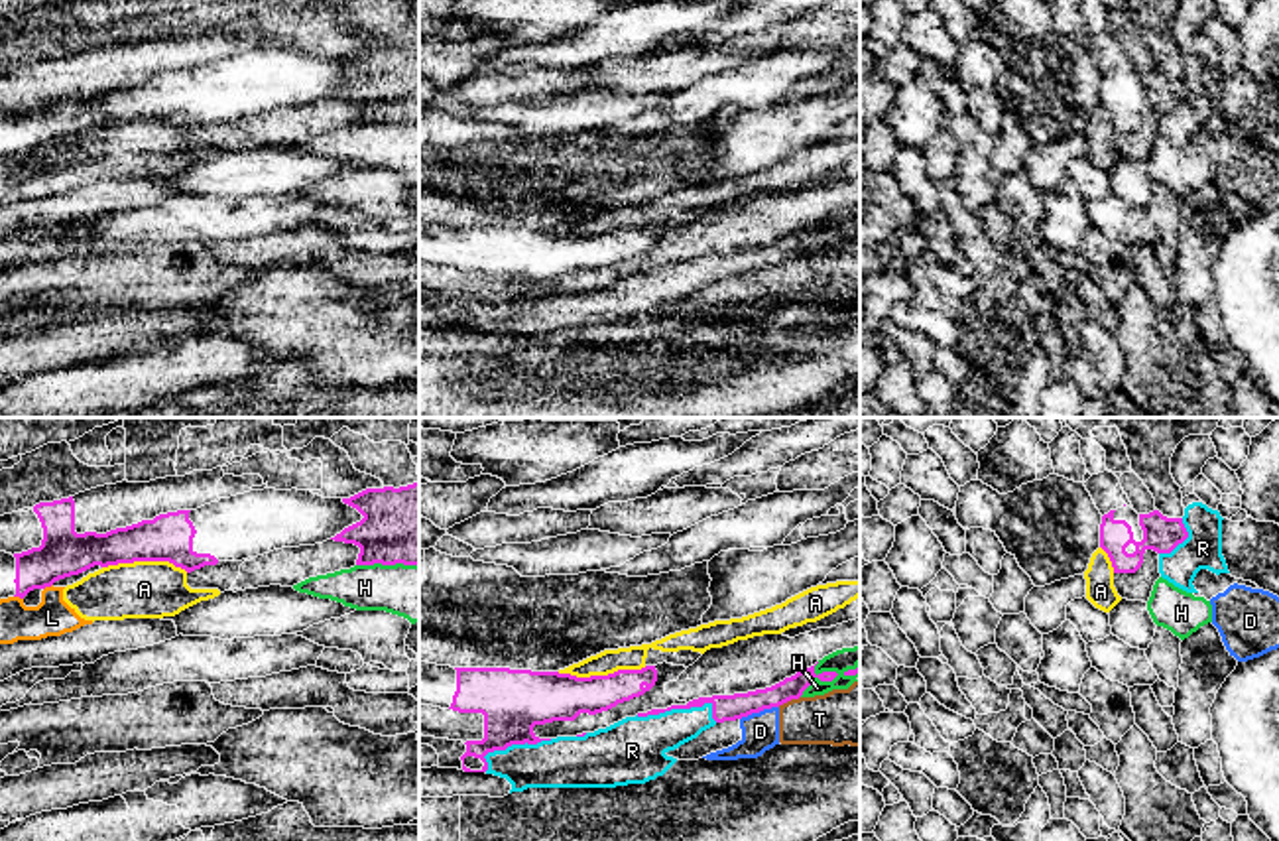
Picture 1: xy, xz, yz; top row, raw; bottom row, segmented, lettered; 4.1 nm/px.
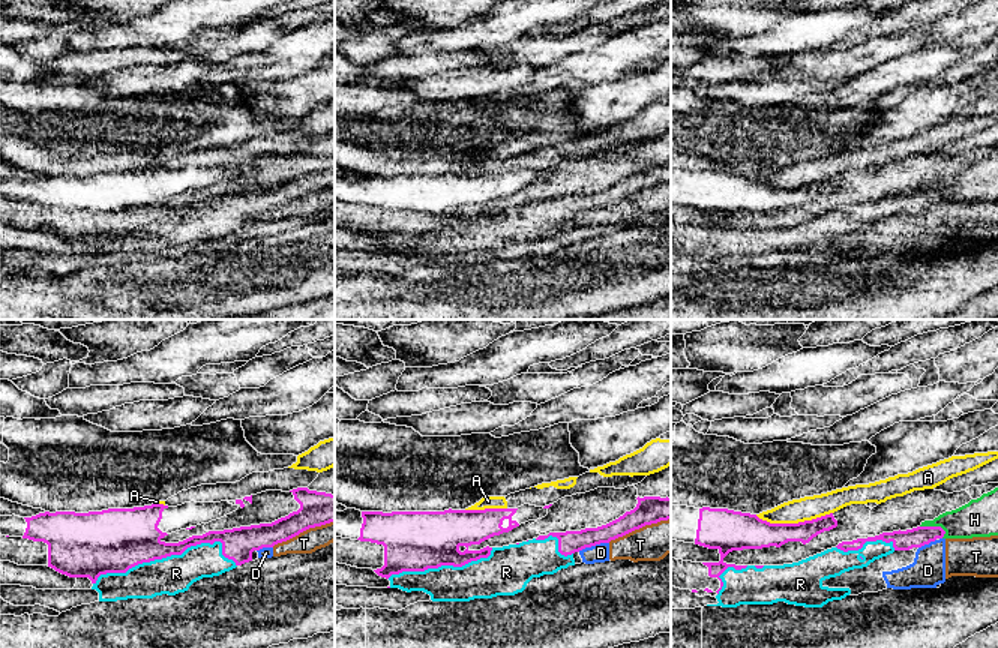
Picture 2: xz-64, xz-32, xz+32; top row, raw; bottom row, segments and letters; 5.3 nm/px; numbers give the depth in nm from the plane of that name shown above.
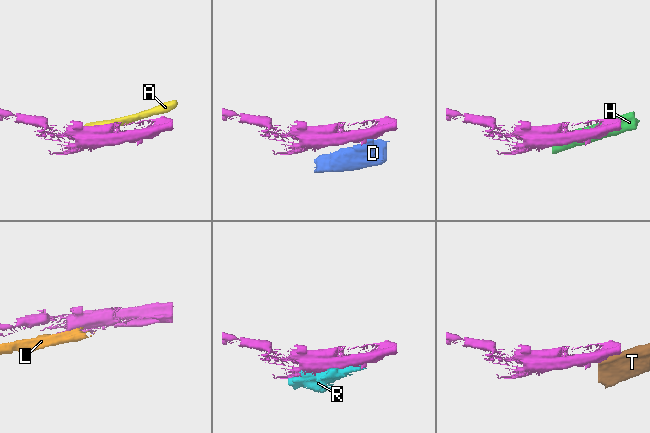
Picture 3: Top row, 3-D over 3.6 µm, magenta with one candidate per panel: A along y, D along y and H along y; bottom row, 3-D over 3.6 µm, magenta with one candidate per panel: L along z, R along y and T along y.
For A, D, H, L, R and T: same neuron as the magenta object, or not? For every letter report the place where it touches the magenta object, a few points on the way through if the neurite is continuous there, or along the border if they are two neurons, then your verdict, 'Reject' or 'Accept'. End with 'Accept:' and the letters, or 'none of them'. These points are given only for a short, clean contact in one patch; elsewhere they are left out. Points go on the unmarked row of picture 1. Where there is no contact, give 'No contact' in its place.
A: Touches magenta at xz (601, 235). Reject
D: Touches magenta at xz (758, 270). Boundary: xz (778, 264), (752, 270), (740, 278). Reject
H: Touches magenta at xz (819, 237). Reject
L: Touches magenta at xy (48, 144). Boundary: xy (52, 142), (44, 148). Reject
R: Touches magenta at xz (681, 266). Reject
T: Touches magenta at xz (788, 258). Boundary: xz (799, 255), (778, 264). Reject
Accept: none of them

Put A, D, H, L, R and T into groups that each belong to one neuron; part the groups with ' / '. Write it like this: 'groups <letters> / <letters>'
groups A L / D T / H / R

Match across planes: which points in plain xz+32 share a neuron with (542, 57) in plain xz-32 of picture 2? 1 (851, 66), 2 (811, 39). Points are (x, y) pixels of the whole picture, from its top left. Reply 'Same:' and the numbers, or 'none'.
Same: 1

